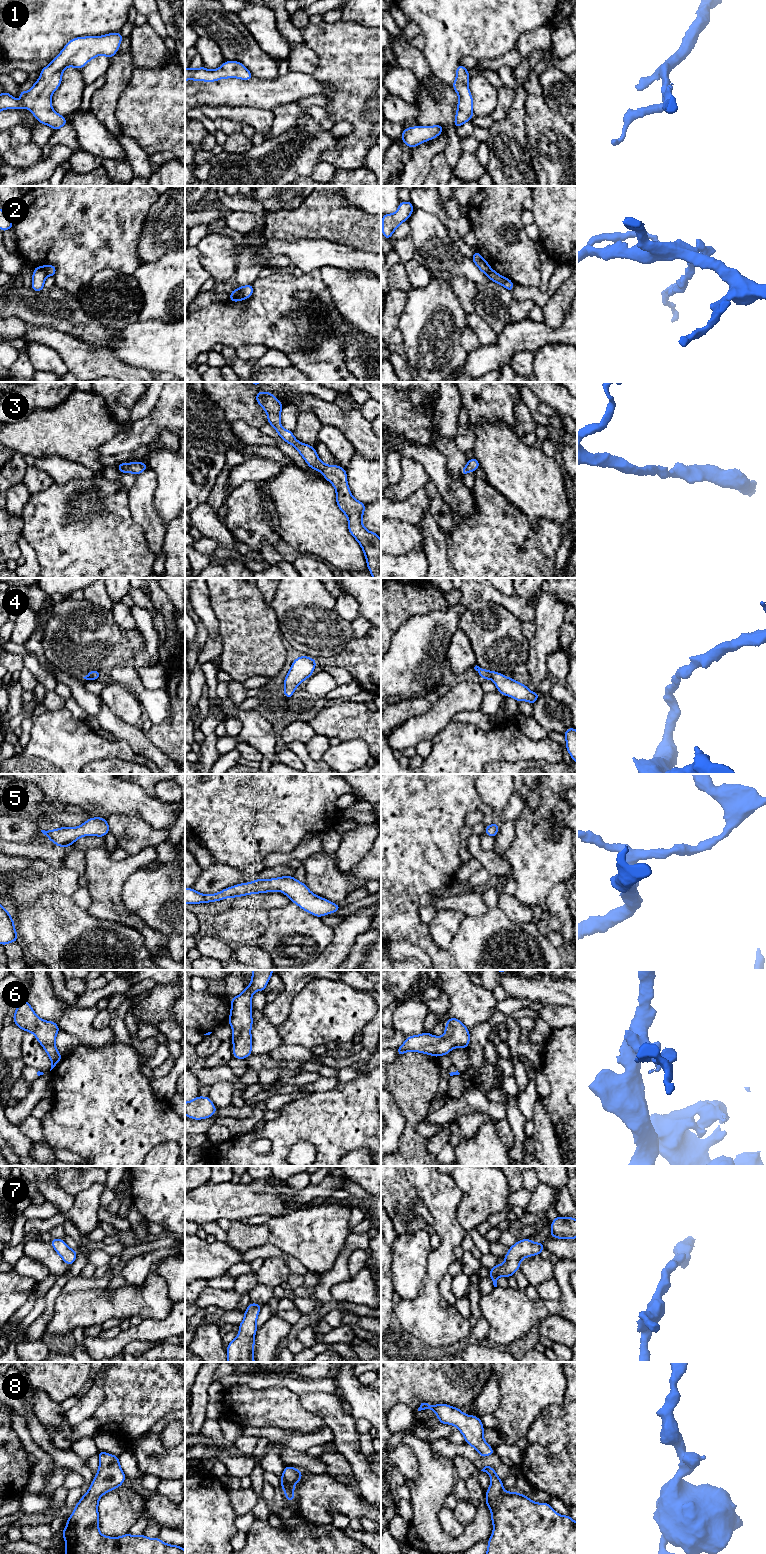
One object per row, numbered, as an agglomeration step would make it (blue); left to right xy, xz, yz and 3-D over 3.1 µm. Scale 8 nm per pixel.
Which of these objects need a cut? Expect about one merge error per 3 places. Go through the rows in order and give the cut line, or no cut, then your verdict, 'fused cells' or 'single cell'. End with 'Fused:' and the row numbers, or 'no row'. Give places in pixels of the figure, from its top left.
1: cut none; single cell
2: cut xz (237, 288), (244, 298); fused cells
3: cut none; single cell
4: cut none; single cell
5: cut none; single cell
6: cut none; single cell
7: cut none; single cell
8: cut none; single cell
Fused: 2

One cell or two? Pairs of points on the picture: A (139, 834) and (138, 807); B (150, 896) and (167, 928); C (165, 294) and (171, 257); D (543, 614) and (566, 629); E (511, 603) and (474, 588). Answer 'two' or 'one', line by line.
A: two
B: one
C: one
D: two
E: one

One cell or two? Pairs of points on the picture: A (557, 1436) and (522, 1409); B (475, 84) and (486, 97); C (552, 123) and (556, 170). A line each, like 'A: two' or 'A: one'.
A: two
B: one
C: one

